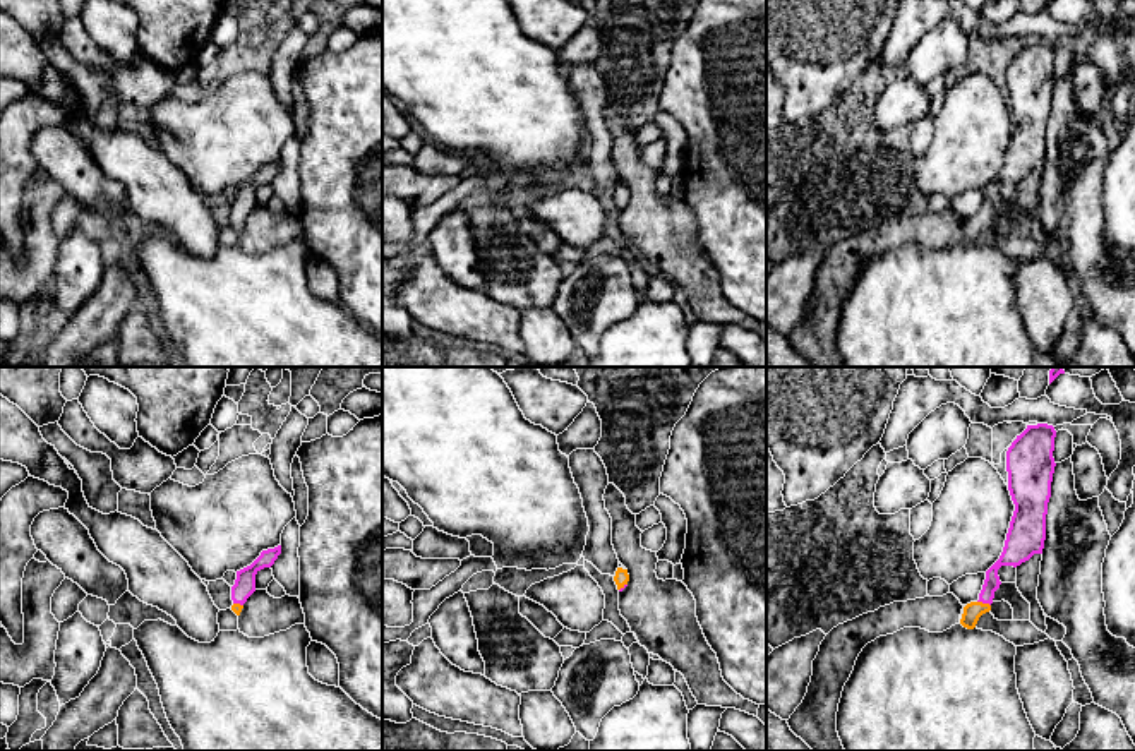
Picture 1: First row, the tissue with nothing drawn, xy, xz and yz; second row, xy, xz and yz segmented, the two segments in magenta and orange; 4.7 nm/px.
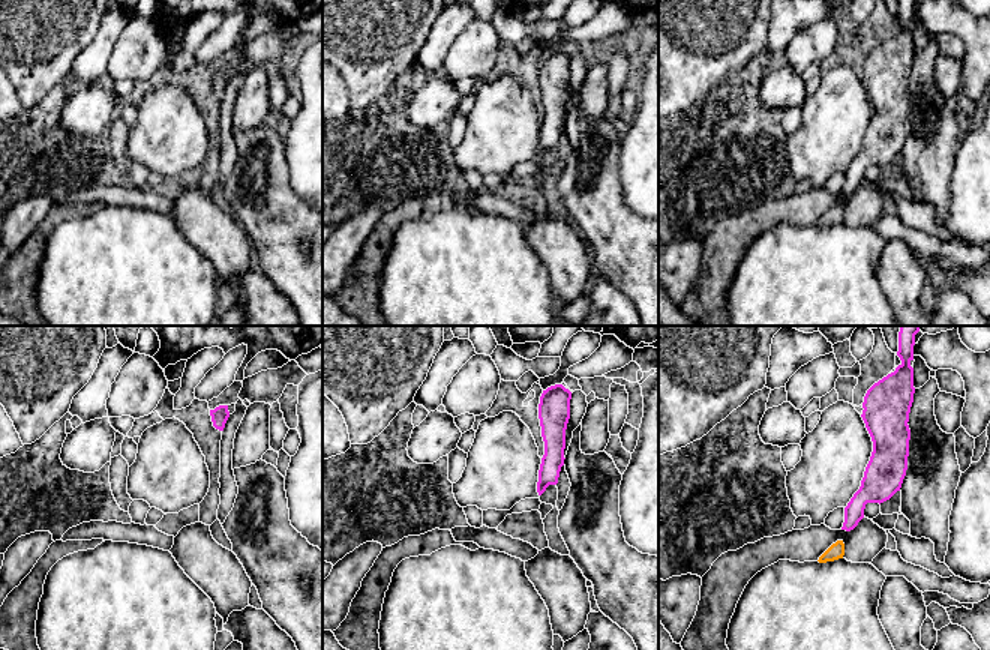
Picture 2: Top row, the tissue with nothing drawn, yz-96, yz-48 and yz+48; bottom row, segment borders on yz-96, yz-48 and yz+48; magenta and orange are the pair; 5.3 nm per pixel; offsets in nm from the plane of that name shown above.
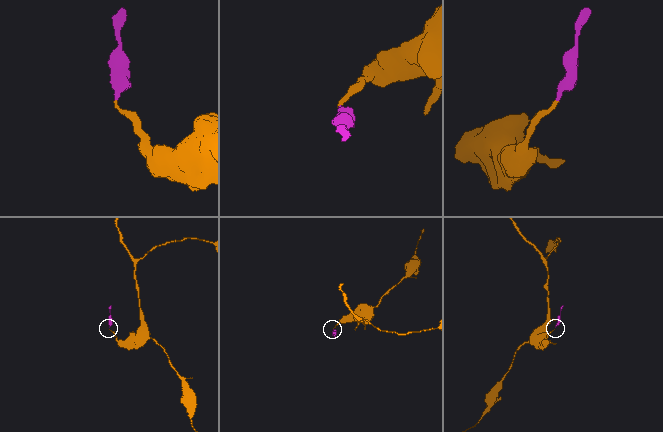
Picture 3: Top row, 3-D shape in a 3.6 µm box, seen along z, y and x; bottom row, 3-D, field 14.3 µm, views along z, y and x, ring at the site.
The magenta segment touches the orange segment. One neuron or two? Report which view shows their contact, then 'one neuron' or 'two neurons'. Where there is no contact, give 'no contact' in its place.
yz | one neuron

